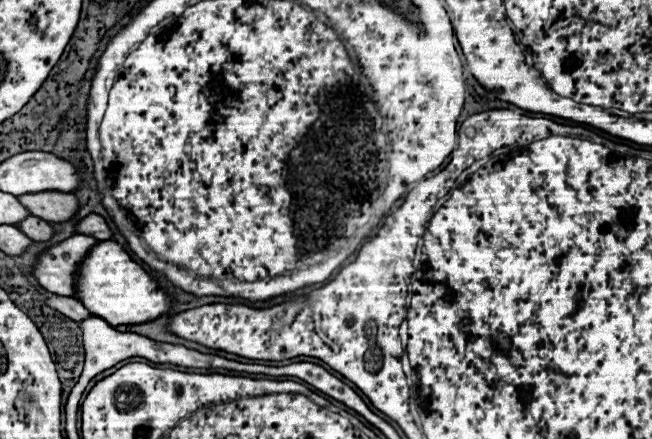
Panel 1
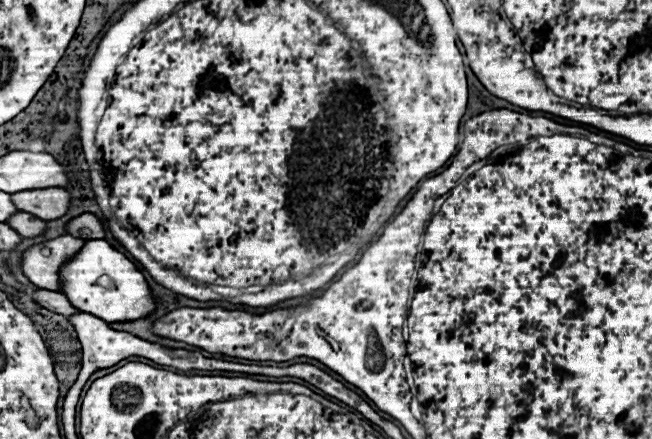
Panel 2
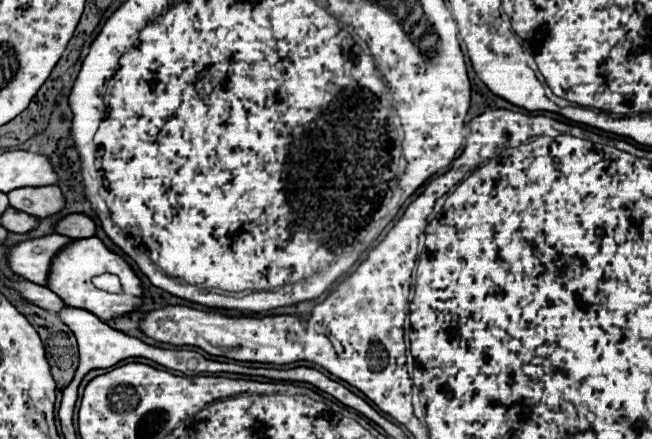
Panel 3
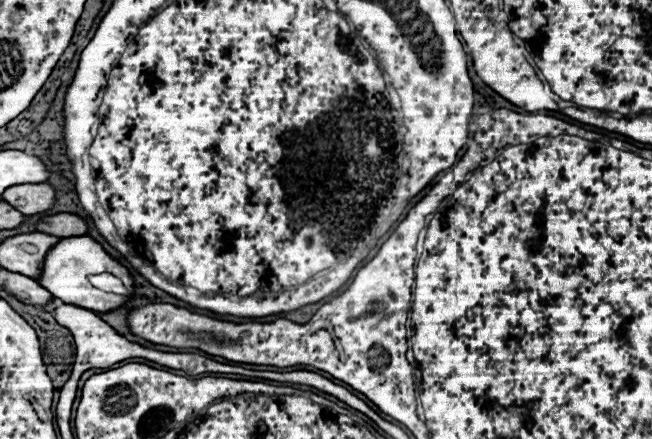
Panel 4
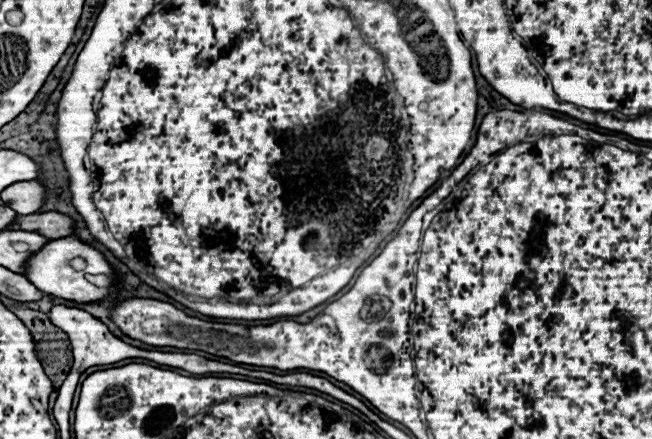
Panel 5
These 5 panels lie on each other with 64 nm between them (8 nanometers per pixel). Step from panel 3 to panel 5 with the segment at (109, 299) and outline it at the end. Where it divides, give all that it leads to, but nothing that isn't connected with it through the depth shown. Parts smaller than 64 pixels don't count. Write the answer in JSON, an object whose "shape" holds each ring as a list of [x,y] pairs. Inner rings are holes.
{"shape":[[[68,236],[68,238],[58,238],[58,240],[50,240],[48,244],[44,244],[36,254],[32,254],[26,262],[26,272],[24,276],[38,288],[42,290],[44,294],[52,294],[56,298],[64,298],[64,300],[74,300],[74,302],[98,302],[98,300],[104,300],[108,296],[116,296],[116,292],[108,292],[106,288],[98,288],[94,286],[92,282],[86,280],[86,274],[106,274],[106,276],[112,276],[114,270],[112,266],[104,260],[104,256],[84,244],[82,240],[74,238],[74,236]]]}

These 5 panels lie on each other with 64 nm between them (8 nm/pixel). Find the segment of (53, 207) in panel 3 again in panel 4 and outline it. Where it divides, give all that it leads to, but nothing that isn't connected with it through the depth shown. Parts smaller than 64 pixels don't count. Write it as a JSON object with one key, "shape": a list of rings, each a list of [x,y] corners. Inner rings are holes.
{"shape":[[[46,182],[44,184],[18,184],[18,186],[10,186],[2,194],[2,198],[24,216],[34,216],[48,210],[54,204],[54,188]]]}

